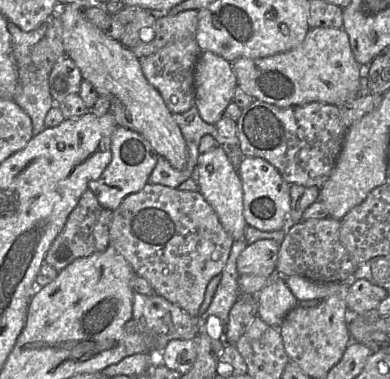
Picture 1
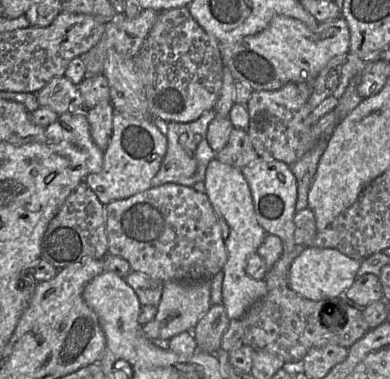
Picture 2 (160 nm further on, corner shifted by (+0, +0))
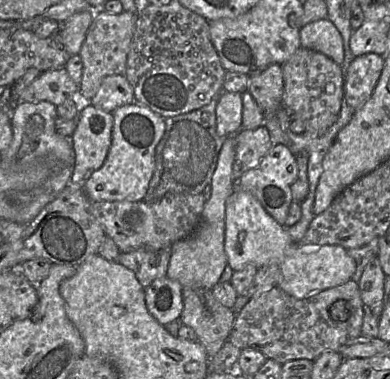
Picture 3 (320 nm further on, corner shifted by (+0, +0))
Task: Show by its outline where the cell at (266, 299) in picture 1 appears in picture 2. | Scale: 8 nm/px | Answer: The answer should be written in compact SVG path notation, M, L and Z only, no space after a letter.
M259 157L256 161L240 169L251 189L255 215L266 234L278 236L283 243L283 253L278 261L268 270L265 281L269 290L289 287L288 274L292 262L300 255L303 248L295 243L294 217L297 203L297 179L291 167L273 157Z

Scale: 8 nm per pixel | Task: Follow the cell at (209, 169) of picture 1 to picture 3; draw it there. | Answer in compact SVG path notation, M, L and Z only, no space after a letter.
M235 181L234 192L226 200L225 217L225 252L228 265L233 271L241 271L249 264L262 267L270 261L279 261L282 277L278 286L297 299L303 299L313 293L339 286L352 278L356 271L356 263L344 247L340 245L299 246L292 241L287 227L279 224L263 208L259 200L250 192L239 188L237 182Z

